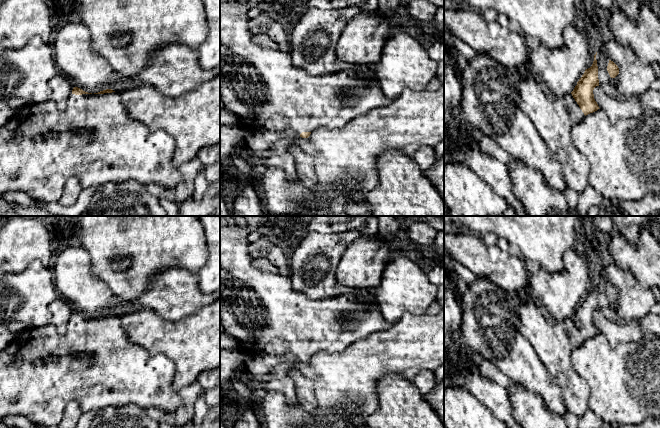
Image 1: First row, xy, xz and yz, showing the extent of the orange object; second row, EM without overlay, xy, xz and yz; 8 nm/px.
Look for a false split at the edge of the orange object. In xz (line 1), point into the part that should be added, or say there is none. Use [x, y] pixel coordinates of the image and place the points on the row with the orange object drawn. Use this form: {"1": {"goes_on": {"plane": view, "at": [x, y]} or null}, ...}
{"1": {"goes_on": {"plane": "xz", "at": [261, 86]}}}

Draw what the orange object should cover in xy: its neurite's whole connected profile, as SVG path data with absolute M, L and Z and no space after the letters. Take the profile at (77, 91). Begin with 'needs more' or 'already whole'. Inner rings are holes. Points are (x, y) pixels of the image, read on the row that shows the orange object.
needs more; M74 87L64 110L60 110L49 99L16 113L0 128L0 195L20 191L34 200L58 202L70 177L77 177L82 189L136 180L142 184L153 183L166 190L175 190L184 181L180 170L173 165L175 146L174 137L165 130L151 131L143 123L132 119L122 104L119 91L106 89L92 94Z

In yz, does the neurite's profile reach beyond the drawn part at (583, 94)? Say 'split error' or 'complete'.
split error

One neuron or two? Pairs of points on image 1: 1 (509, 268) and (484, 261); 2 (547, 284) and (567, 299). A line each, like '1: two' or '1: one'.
1: one
2: one

